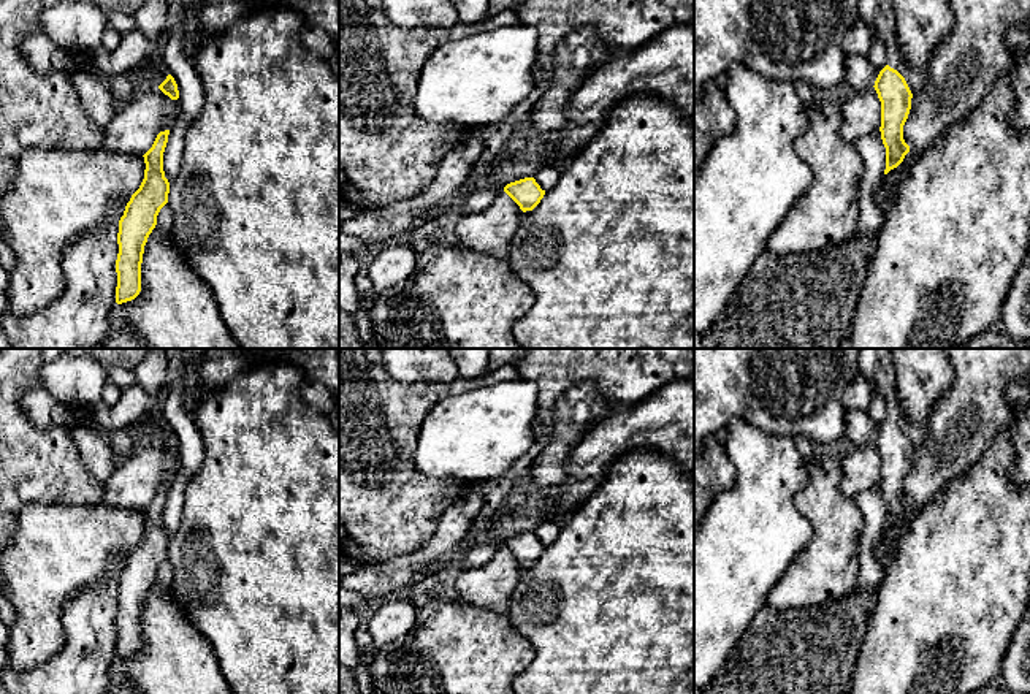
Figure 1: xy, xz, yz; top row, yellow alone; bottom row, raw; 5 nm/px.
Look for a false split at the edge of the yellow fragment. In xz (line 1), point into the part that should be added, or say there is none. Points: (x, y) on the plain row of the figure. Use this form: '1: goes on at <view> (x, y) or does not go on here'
1: does not go on here

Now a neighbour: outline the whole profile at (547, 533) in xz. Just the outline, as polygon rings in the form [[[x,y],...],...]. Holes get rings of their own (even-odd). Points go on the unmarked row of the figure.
[[[555,521],[540,524],[534,534],[542,545],[548,547],[561,532],[561,526]]]

